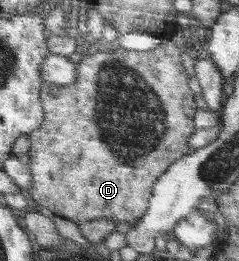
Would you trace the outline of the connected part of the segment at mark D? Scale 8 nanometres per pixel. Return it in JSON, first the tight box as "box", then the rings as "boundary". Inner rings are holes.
{"box":[26,39,198,225],"boundary":[[[170,39],[161,42],[156,48],[142,52],[119,50],[115,47],[103,49],[97,46],[91,54],[78,64],[79,77],[74,84],[59,87],[54,83],[49,83],[44,86],[41,99],[45,104],[45,123],[43,127],[29,134],[32,146],[28,153],[30,158],[28,165],[33,172],[33,185],[26,192],[35,204],[40,204],[54,211],[56,215],[75,220],[79,225],[91,223],[98,219],[114,219],[119,223],[130,222],[131,224],[138,222],[138,219],[149,208],[153,196],[153,187],[156,186],[157,179],[164,175],[178,159],[194,152],[194,149],[190,149],[189,142],[190,135],[194,132],[194,112],[198,108],[196,108],[196,102],[194,102],[194,94],[188,88],[188,74],[182,66],[182,56],[180,54],[182,54],[180,48],[174,46],[174,42]]]}

